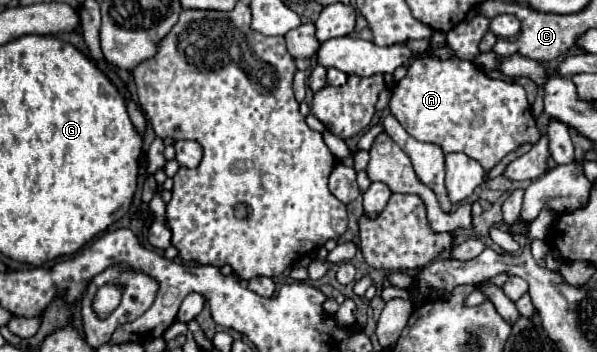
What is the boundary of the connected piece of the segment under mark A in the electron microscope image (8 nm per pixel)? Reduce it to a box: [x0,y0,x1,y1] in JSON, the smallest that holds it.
[389,58,541,170]

